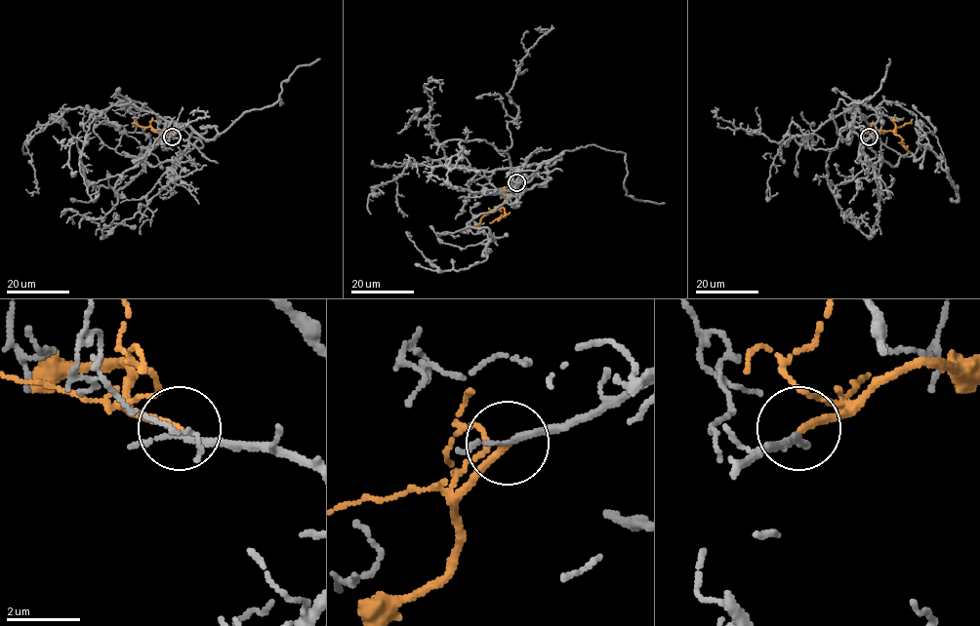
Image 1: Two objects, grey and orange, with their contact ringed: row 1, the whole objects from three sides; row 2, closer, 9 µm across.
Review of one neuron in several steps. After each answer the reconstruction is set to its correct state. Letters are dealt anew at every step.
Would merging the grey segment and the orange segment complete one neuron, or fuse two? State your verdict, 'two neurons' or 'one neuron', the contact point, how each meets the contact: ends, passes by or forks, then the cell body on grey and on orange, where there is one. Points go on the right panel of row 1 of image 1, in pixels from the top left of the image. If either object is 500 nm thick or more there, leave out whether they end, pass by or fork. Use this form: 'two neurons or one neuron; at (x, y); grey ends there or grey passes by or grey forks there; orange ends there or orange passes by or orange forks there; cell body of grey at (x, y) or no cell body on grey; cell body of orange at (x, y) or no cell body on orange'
one neuron; at (869, 136); grey passes by; orange ends there; no cell body on grey; no cell body on orange

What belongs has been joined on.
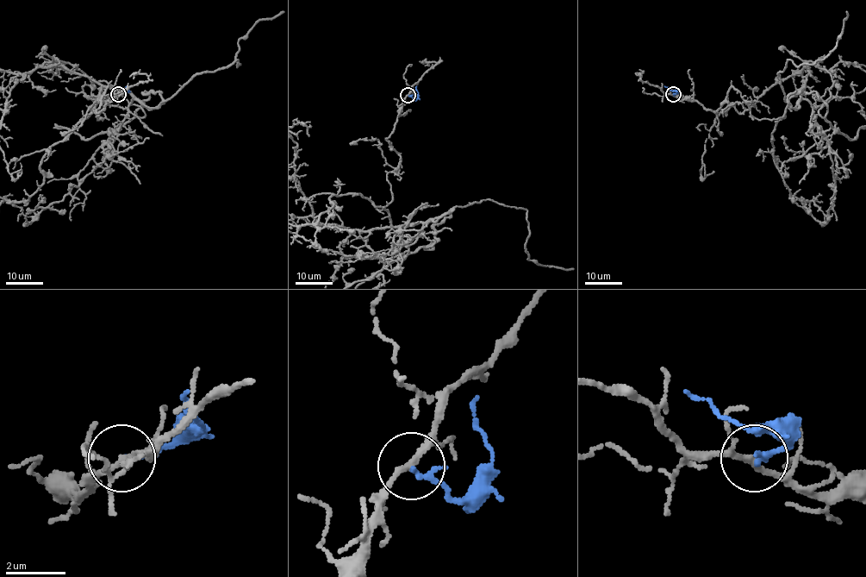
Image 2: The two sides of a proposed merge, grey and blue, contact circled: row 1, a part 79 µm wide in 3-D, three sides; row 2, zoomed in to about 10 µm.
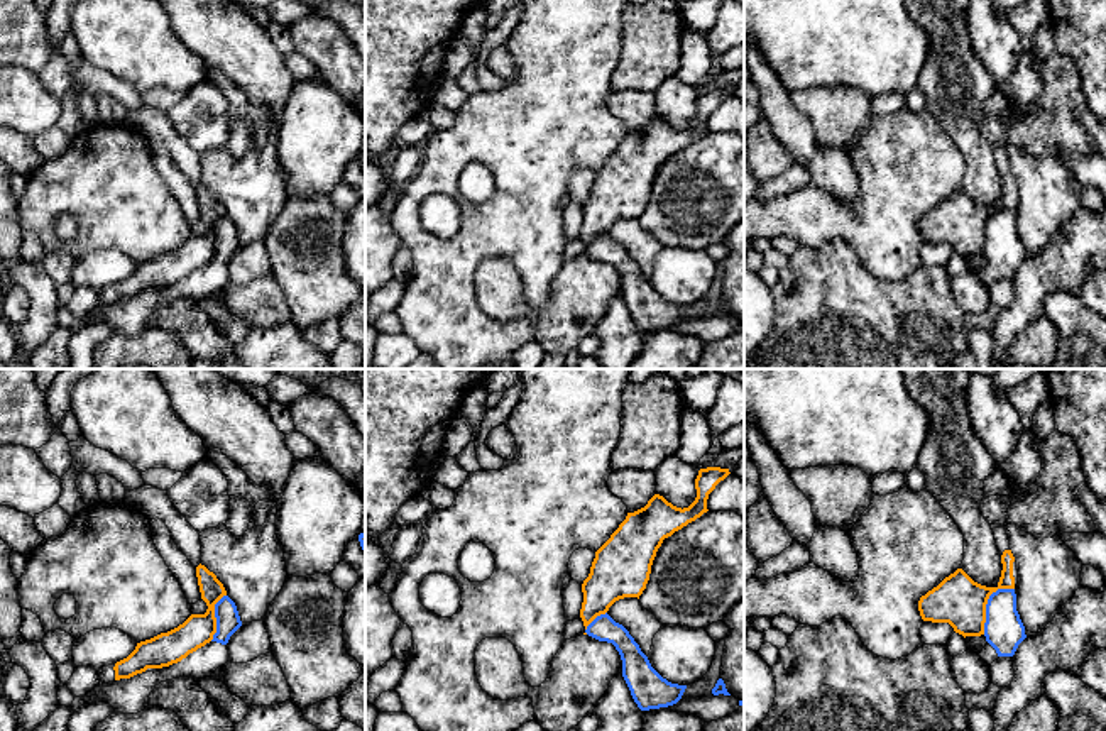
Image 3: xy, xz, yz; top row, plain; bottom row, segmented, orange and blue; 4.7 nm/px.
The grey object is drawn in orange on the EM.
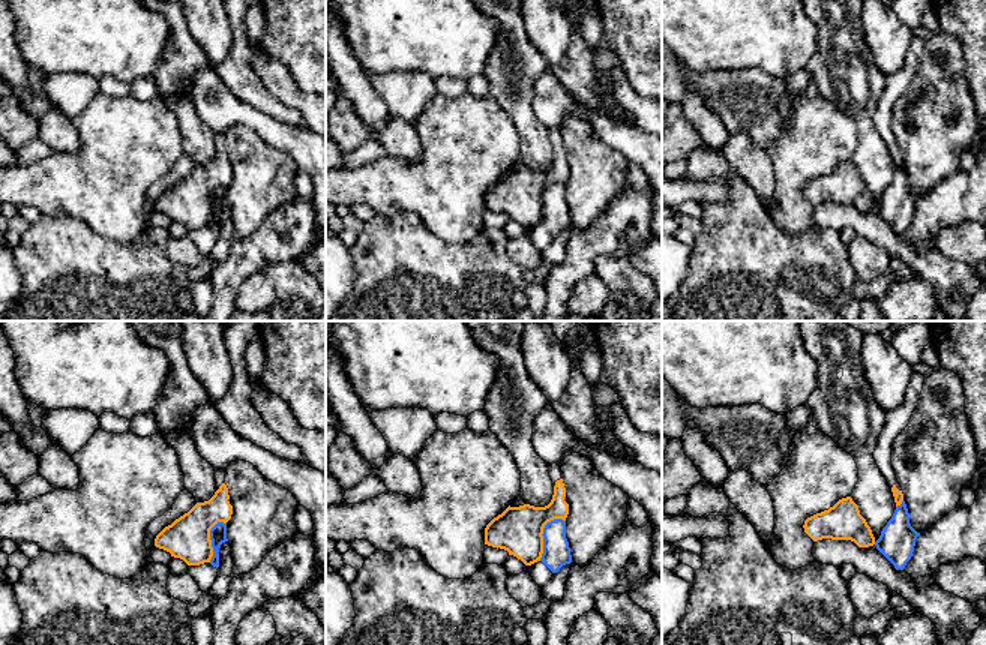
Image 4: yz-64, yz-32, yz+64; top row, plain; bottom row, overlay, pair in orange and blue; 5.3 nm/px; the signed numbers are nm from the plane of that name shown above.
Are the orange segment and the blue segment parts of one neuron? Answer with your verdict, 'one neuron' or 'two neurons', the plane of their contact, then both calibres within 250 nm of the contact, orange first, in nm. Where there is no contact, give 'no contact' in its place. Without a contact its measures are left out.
two neurons | yz | 240/190 nm

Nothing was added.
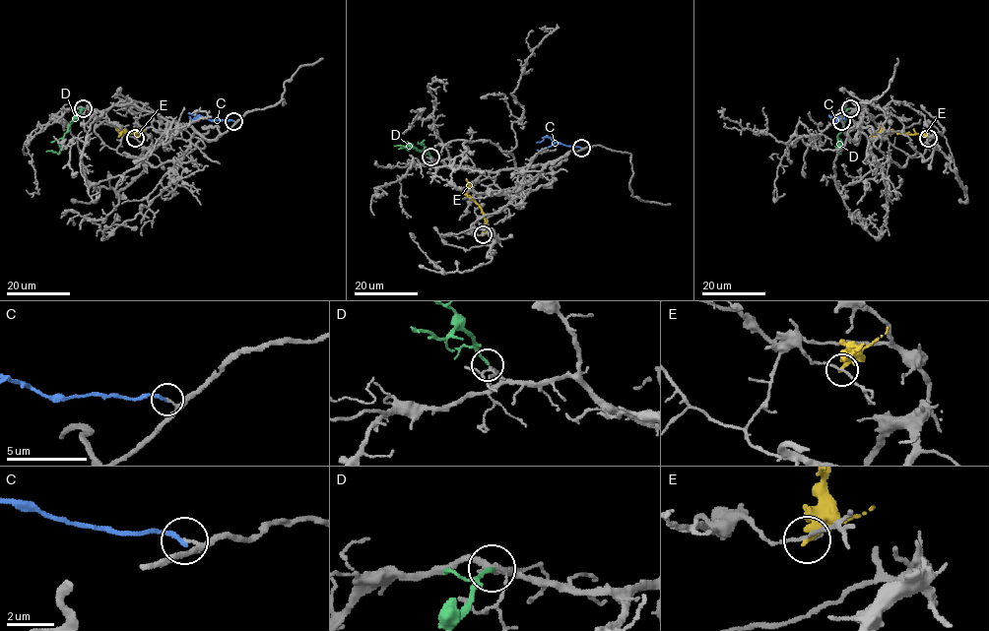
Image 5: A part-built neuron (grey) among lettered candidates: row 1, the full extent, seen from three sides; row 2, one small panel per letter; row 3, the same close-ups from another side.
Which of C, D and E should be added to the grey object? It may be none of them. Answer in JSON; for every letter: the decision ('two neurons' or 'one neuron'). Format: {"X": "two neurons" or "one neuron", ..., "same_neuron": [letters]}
{"C": "two neurons", "D": "one neuron", "E": "two neurons", "same_neuron": ["D"]}

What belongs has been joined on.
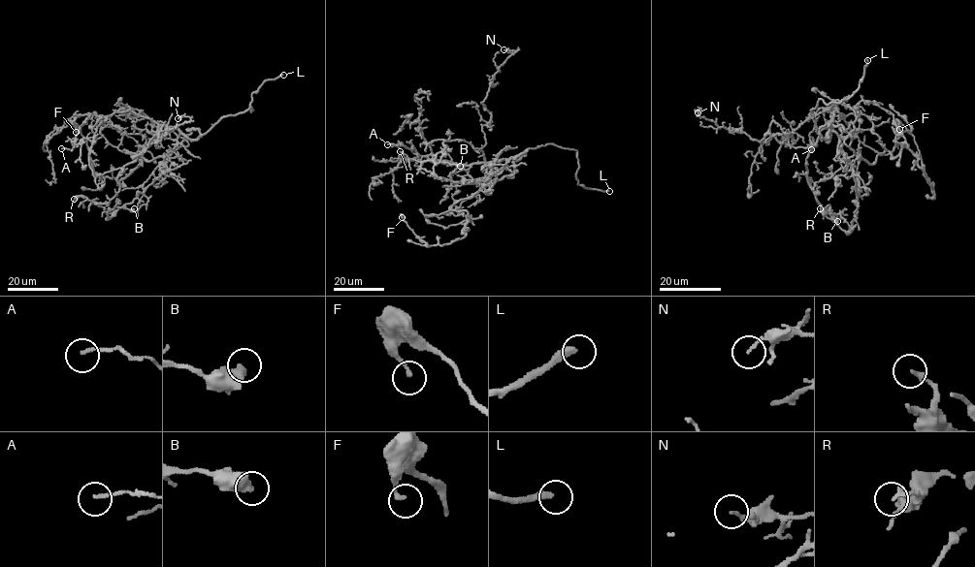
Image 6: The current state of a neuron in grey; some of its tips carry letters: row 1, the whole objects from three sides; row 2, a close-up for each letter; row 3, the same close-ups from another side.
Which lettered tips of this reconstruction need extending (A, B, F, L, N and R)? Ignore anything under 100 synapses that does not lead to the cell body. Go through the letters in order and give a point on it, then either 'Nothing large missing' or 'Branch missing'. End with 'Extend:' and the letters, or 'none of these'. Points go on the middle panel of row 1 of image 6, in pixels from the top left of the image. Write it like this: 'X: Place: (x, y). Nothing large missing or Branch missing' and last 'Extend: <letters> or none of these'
A: Place: (387, 144). Nothing large missing
B: Place: (460, 166). Nothing large missing
F: Place: (402, 217). Nothing large missing
L: Place: (609, 191). Branch missing
N: Place: (503, 49). Nothing large missing
R: Place: (400, 151). Nothing large missing
Extend: L

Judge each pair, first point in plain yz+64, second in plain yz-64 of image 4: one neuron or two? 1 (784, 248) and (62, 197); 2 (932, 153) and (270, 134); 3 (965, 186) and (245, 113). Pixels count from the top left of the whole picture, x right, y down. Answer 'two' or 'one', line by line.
1: two
2: two
3: two

